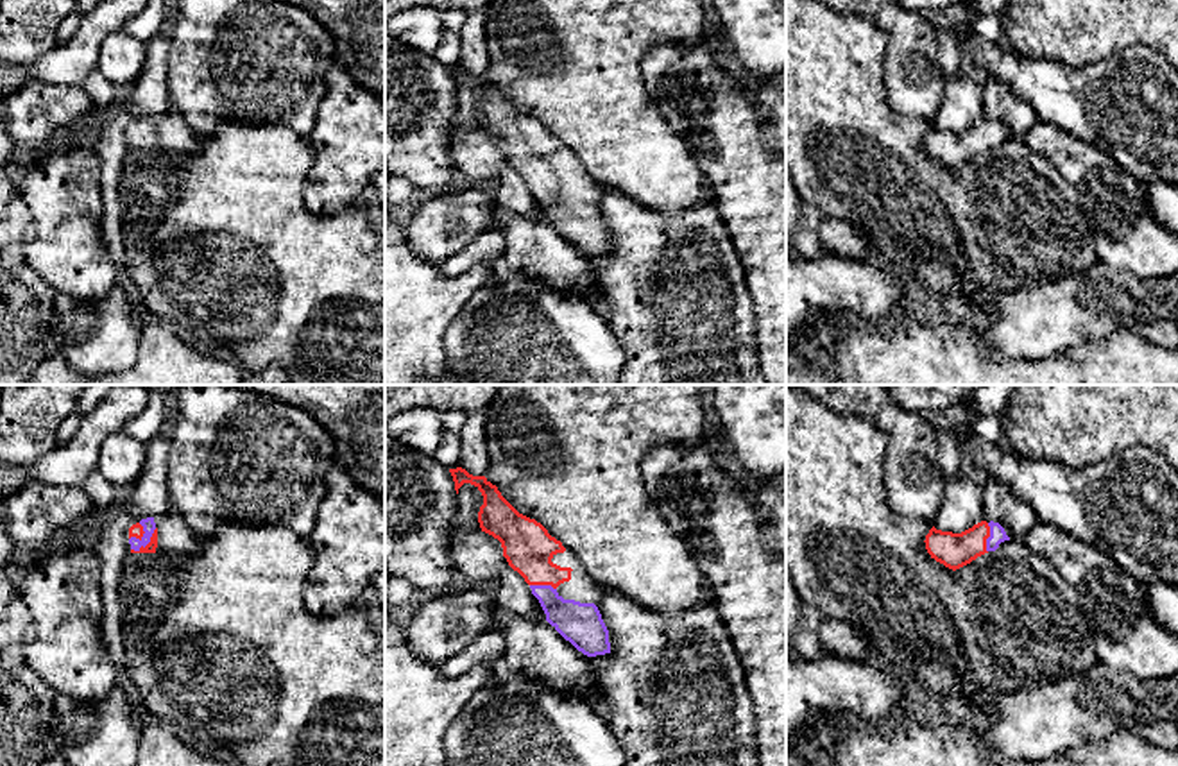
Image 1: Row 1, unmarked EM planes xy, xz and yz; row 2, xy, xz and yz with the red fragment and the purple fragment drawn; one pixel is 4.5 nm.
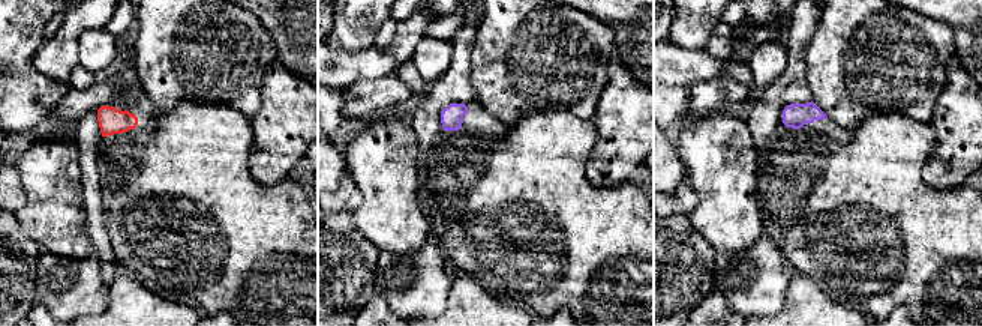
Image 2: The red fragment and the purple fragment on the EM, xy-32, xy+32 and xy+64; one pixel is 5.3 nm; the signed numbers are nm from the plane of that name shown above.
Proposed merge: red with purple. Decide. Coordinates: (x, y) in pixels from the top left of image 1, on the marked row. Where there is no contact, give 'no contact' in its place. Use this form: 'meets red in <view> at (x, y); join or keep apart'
meets red in xy at (147, 544); join

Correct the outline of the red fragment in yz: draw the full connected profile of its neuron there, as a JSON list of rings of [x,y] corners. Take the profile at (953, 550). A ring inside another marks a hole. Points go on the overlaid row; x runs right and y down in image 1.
[[[981,521],[961,533],[942,532],[933,526],[924,542],[931,558],[956,571],[977,557],[995,551],[1004,540],[1010,537],[999,523]]]

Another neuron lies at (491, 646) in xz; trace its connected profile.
[[[489,630],[482,634],[474,643],[471,643],[465,650],[457,653],[453,659],[442,662],[439,669],[446,678],[460,678],[478,662],[501,664],[505,650],[507,643],[503,634]]]

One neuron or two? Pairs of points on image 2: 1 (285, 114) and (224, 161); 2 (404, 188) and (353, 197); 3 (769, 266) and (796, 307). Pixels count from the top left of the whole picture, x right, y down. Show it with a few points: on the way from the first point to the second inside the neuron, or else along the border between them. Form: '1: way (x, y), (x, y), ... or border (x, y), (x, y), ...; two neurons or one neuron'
1: border (249, 119), (252, 131), (251, 173); two neurons
2: border (348, 172), (362, 196), (362, 202), (351, 212); two neurons
3: border (793, 272), (786, 301), (778, 310); two neurons

